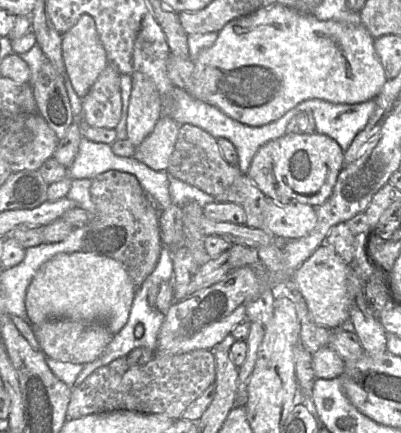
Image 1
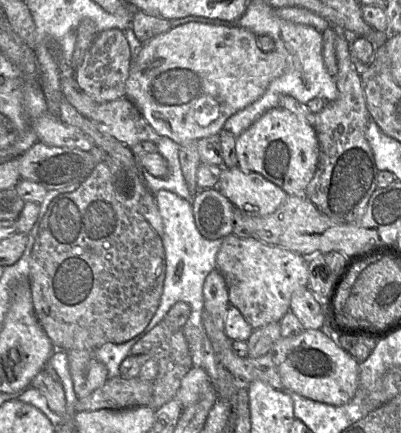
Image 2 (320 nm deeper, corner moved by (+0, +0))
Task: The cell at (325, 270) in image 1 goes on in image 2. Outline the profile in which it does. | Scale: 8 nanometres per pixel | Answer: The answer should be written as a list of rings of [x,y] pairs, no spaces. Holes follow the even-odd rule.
[[[234,234],[222,238],[216,256],[216,269],[226,281],[230,305],[239,309],[253,329],[280,322],[290,311],[293,292],[307,287],[308,265],[304,257],[296,252]]]

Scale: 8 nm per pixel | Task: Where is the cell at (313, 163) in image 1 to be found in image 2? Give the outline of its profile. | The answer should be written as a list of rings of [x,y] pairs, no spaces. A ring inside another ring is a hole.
[[[275,107],[266,111],[249,128],[236,137],[238,166],[244,172],[256,172],[282,188],[288,195],[305,195],[305,189],[313,178],[319,156],[319,143],[313,126],[301,115],[292,113],[285,107]]]

